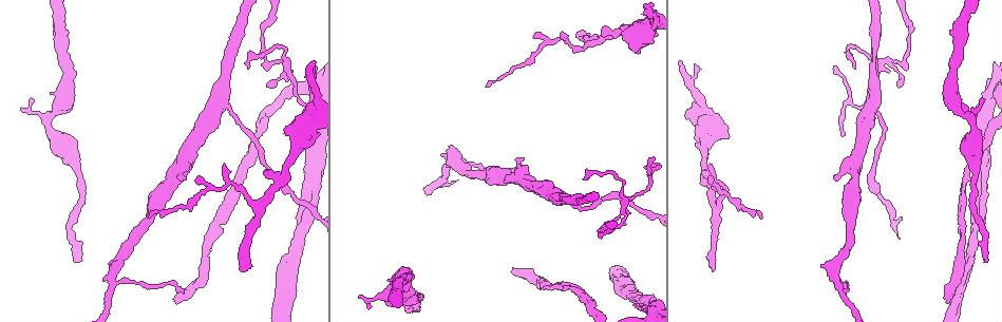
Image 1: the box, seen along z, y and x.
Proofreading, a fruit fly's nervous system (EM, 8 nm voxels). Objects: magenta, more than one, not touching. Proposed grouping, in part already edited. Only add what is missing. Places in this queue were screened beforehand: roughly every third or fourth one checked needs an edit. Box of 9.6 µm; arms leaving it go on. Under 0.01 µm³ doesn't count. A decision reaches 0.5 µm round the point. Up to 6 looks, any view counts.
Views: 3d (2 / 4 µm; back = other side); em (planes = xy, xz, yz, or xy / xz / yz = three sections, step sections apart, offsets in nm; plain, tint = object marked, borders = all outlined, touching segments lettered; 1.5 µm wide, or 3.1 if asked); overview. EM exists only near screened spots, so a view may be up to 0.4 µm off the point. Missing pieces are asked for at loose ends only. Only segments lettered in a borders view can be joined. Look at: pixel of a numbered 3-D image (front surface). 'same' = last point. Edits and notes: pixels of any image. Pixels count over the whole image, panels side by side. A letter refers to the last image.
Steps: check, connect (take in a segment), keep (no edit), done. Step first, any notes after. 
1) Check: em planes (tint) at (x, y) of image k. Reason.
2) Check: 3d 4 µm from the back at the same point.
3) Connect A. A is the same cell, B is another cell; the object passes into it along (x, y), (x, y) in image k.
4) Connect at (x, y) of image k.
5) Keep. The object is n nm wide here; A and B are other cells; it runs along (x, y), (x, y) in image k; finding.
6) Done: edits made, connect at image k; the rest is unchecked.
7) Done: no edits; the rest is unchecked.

Check: 3d 2 µm at (243, 270) of image 1. An open end.

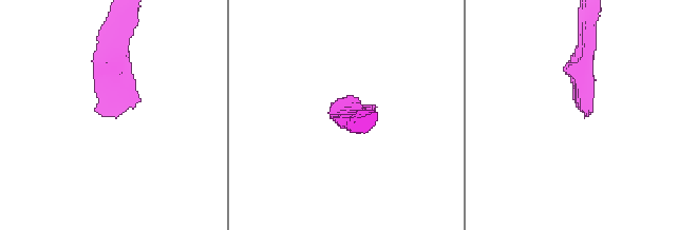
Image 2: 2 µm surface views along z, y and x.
Check: em planes (borders) at (586, 116) of image 2.

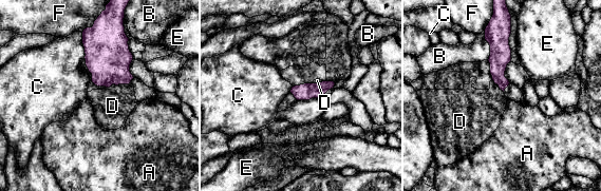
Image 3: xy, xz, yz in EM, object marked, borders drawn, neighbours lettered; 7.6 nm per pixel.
Connect D. D is the same cell, A, B, C, E and F are other cells; the object passes into it along (108, 58), (117, 84), (112, 106) in image 3; it goes on there.

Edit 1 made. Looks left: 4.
Check: overview. Redraw.

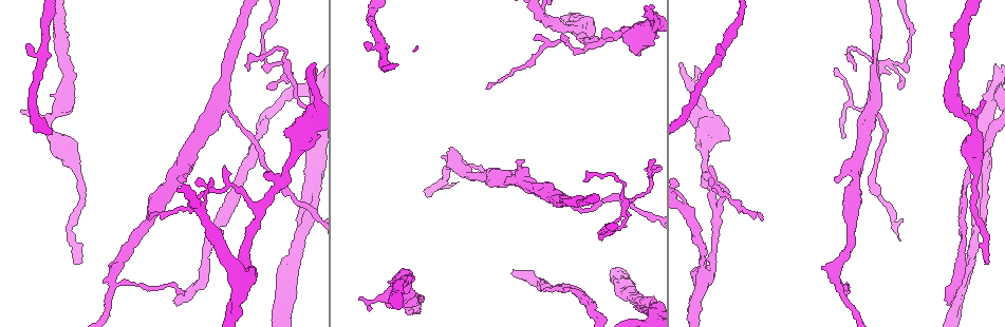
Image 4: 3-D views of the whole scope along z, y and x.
Check: 3d 2 µm from the back at (515, 270) of image 4. An open end.

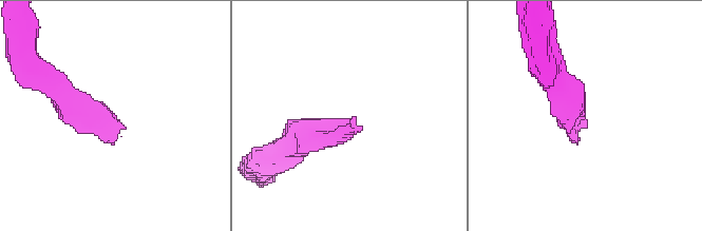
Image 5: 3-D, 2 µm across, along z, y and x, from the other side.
Check: em planes (borders) at (351, 128) of image 5.

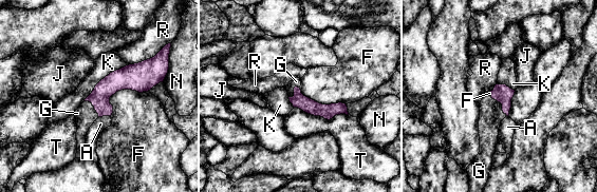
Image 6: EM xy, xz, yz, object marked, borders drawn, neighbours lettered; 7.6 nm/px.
Connect G. G is the same cell, A, F, J, K, N, R and T are other cells; the object passes into it along (503, 94), (502, 106), (489, 121) in image 6; it goes on there.

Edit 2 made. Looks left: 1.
Done: edits made, connect at image 3, connect at image 6; the rest is unchecked.

